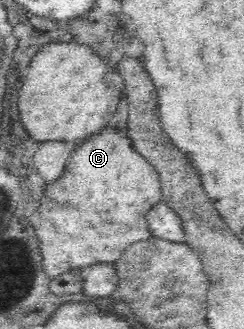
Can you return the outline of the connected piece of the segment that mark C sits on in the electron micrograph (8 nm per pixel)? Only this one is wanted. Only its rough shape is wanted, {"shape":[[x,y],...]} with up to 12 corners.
{"shape":[[126,133],[75,145],[37,209],[50,279],[151,236],[156,169]]}

